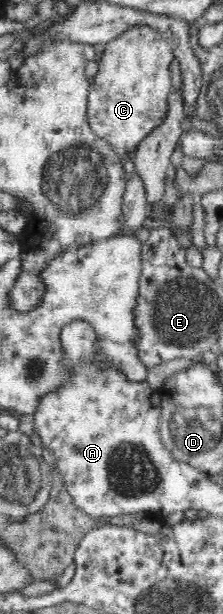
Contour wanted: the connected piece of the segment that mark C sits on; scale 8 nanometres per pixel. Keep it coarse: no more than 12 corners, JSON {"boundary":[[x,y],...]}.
{"boundary":[[134,26],[105,44],[93,132],[120,158],[166,117],[170,42]]}

